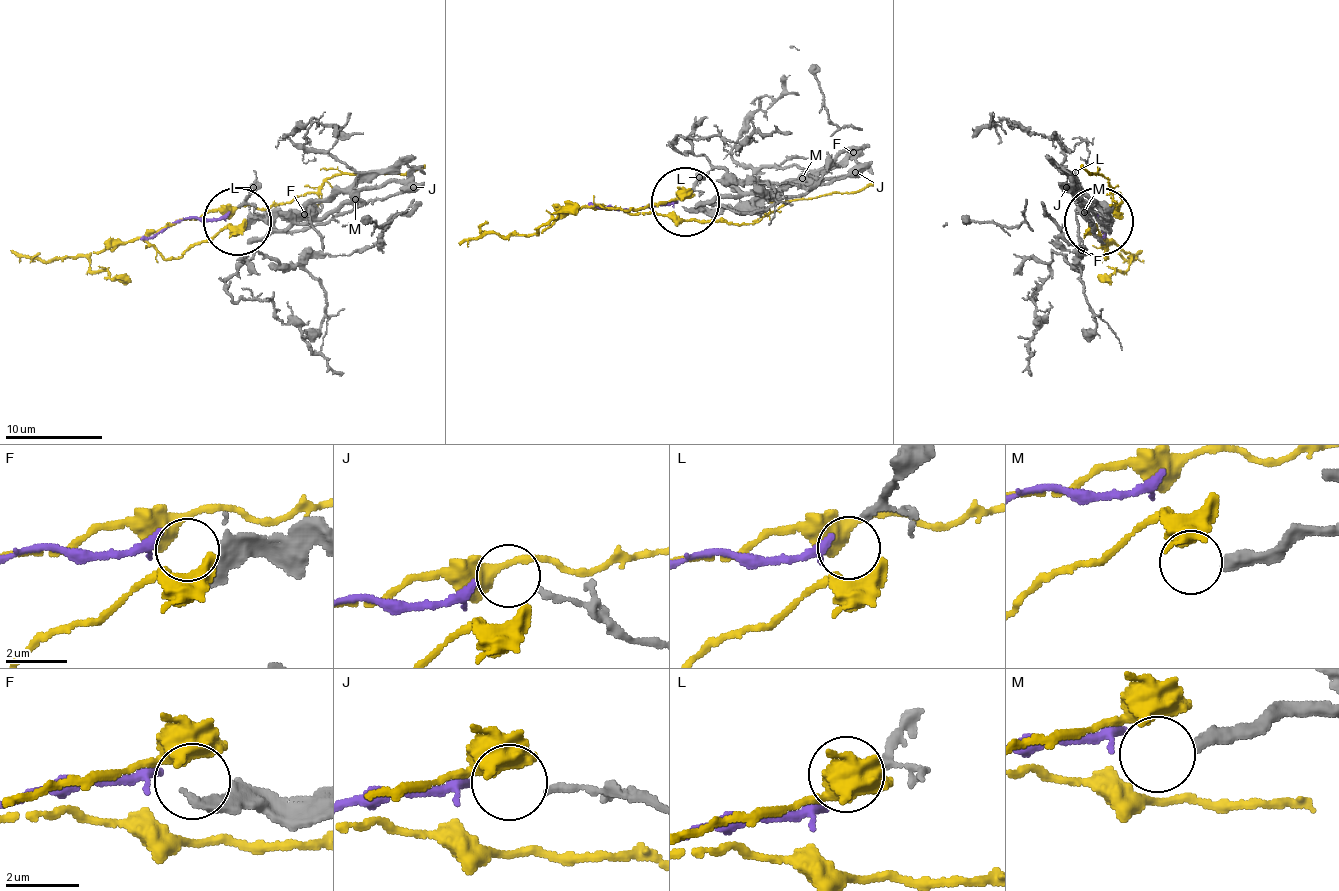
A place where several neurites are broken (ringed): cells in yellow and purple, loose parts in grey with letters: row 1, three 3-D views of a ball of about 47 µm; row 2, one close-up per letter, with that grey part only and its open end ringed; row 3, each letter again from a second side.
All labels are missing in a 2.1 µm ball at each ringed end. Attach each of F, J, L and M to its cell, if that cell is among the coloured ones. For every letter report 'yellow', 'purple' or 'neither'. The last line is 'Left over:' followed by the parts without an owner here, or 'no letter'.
F: neither
J: purple
L: yellow
M: neither
Left over: F, M

